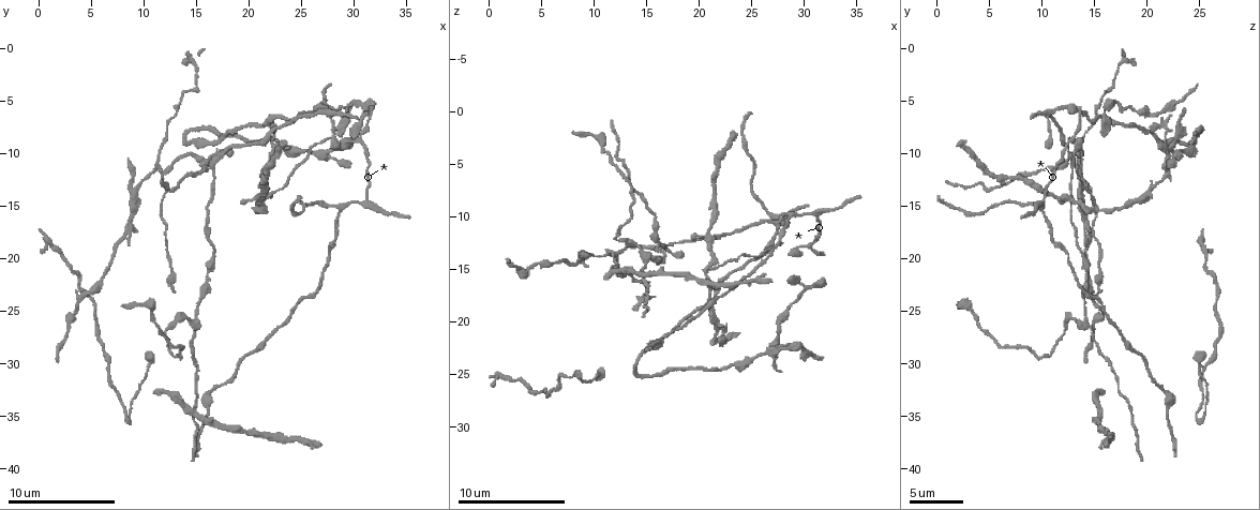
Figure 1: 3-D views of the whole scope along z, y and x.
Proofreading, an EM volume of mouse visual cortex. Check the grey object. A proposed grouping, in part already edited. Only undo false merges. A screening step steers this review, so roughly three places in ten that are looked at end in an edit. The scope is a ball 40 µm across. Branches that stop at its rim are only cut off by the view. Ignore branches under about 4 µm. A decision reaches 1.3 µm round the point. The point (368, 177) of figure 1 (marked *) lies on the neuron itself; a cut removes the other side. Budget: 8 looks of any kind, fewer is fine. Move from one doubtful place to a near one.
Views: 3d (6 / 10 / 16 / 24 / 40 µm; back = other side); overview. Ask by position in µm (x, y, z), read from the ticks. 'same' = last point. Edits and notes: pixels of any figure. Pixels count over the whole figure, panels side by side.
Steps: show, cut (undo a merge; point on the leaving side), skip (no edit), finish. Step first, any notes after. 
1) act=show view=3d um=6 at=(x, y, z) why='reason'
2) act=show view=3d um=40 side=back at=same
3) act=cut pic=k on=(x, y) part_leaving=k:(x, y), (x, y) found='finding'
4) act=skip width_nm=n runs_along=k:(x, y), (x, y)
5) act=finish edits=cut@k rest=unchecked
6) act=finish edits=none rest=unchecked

act=show view=3d um=16 at=(20.8, 15.2, 15.8) why='branch point'

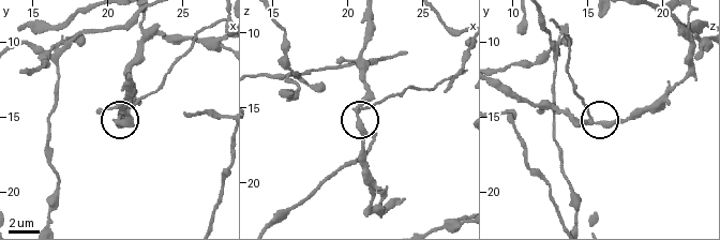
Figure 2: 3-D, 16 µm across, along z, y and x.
act=skip width_nm=260 found='one neuron here'

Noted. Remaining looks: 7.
act=show view=3d um=10 at=(16.8, 11.4, 12.6)

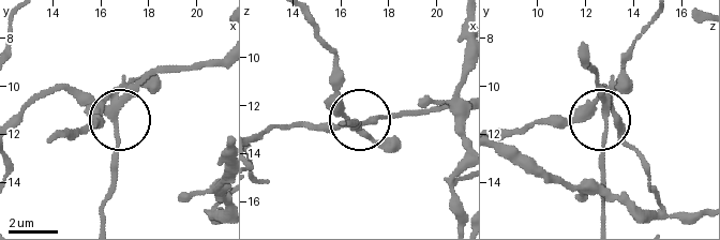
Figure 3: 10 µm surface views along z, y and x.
act=show view=3d um=6 at=(16.5, 11.4, 12.7)

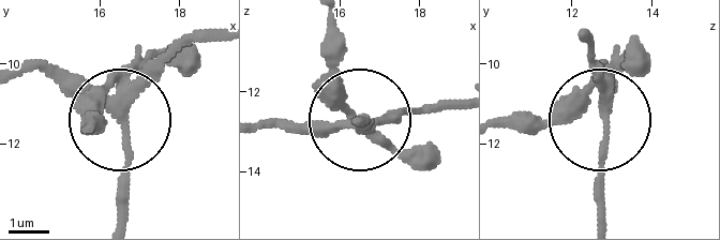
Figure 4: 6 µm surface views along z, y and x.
act=cut pic=4 on=(332, 75) width_nm=260 part_leaving=4:(600, 93), (501, 118) found='a second neuron is stuck on'

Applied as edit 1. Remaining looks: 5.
act=show view=overview why='see it whole again'

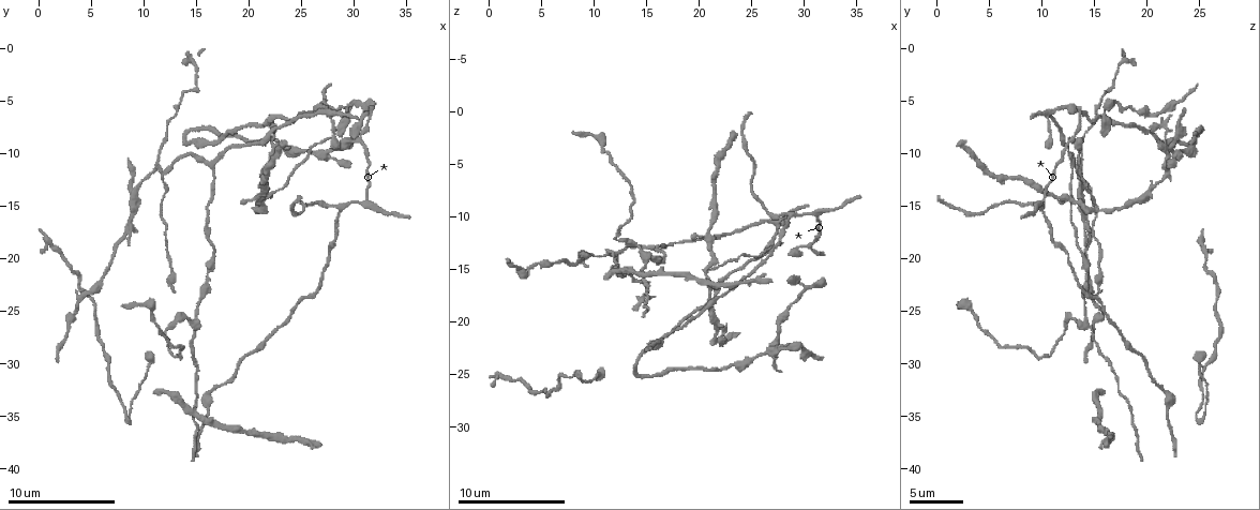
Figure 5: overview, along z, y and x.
act=show view=3d um=10 at=(11.2, 11.2, 13.6) why='three arms meet'

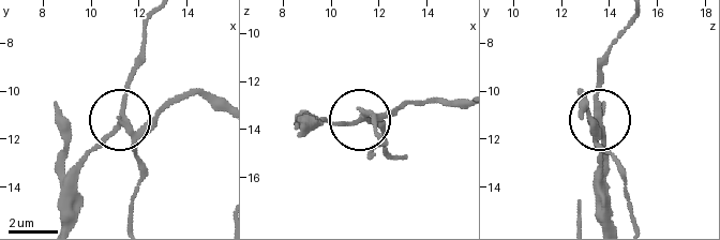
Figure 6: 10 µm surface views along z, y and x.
act=cut pic=6 on=(98, 144) arms=3 part_leaving=6:(129, 133), (111, 133), (87, 158), (75, 182), (69, 220) found='two neurons meet here'

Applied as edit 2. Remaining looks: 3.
act=show view=3d um=10 at=(15.0, 26.4, 14.4) why='four arms meet'

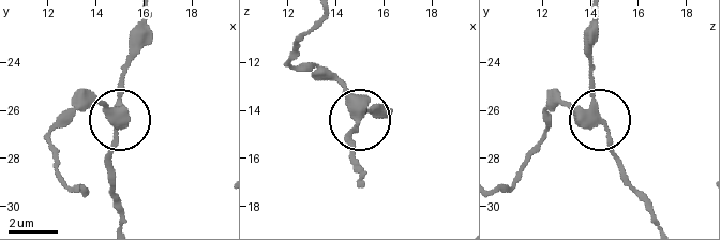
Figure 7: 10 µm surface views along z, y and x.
act=skip side_arm_um=21 runs_along=7:(591, 20), (596, 117), (557, 90) found='one neuron here'

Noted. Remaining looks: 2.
act=finish edits=cut@4,cut@6 rest=unchecked

